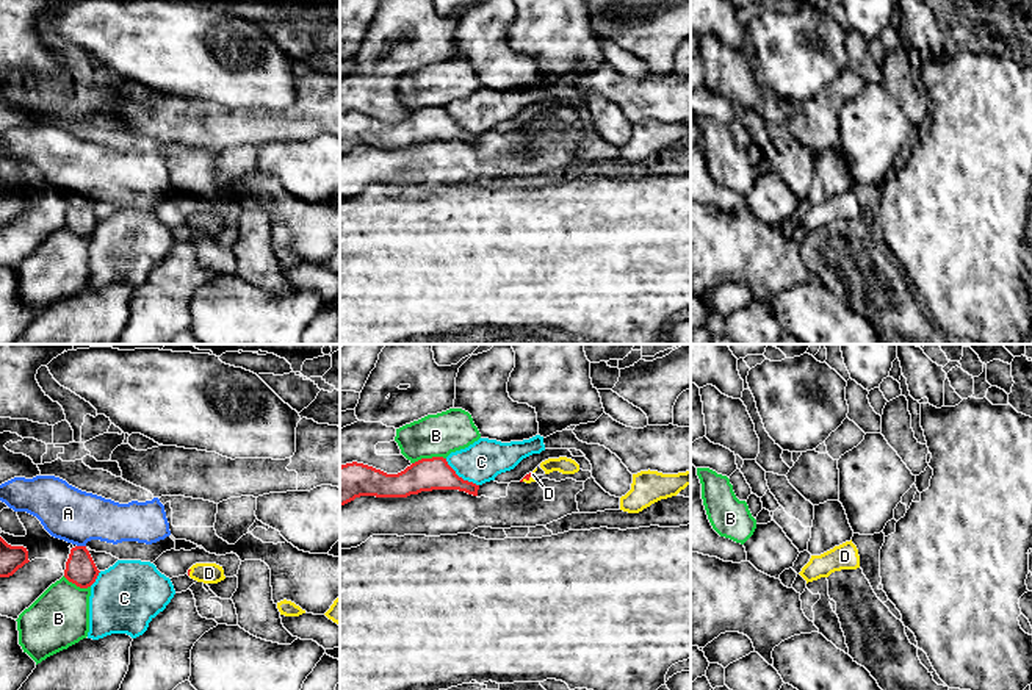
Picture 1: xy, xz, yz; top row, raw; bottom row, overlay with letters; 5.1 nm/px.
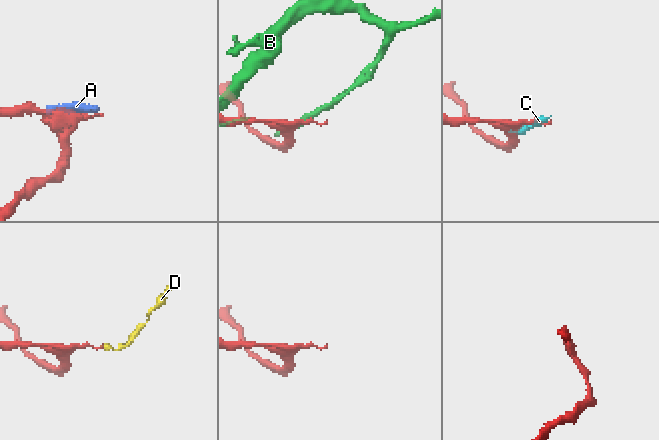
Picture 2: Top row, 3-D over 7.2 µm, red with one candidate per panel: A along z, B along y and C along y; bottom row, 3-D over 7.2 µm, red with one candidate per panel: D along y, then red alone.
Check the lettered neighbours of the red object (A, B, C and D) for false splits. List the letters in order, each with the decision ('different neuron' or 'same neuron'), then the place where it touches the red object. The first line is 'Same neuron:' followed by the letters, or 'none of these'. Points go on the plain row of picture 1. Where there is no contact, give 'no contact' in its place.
Same neuron: D
A: different neuron; contact xy (82, 196)
B: different neuron; contact xz (428, 108)
C: different neuron; contact xz (461, 127)
D: same neuron; contact xz (526, 129)

